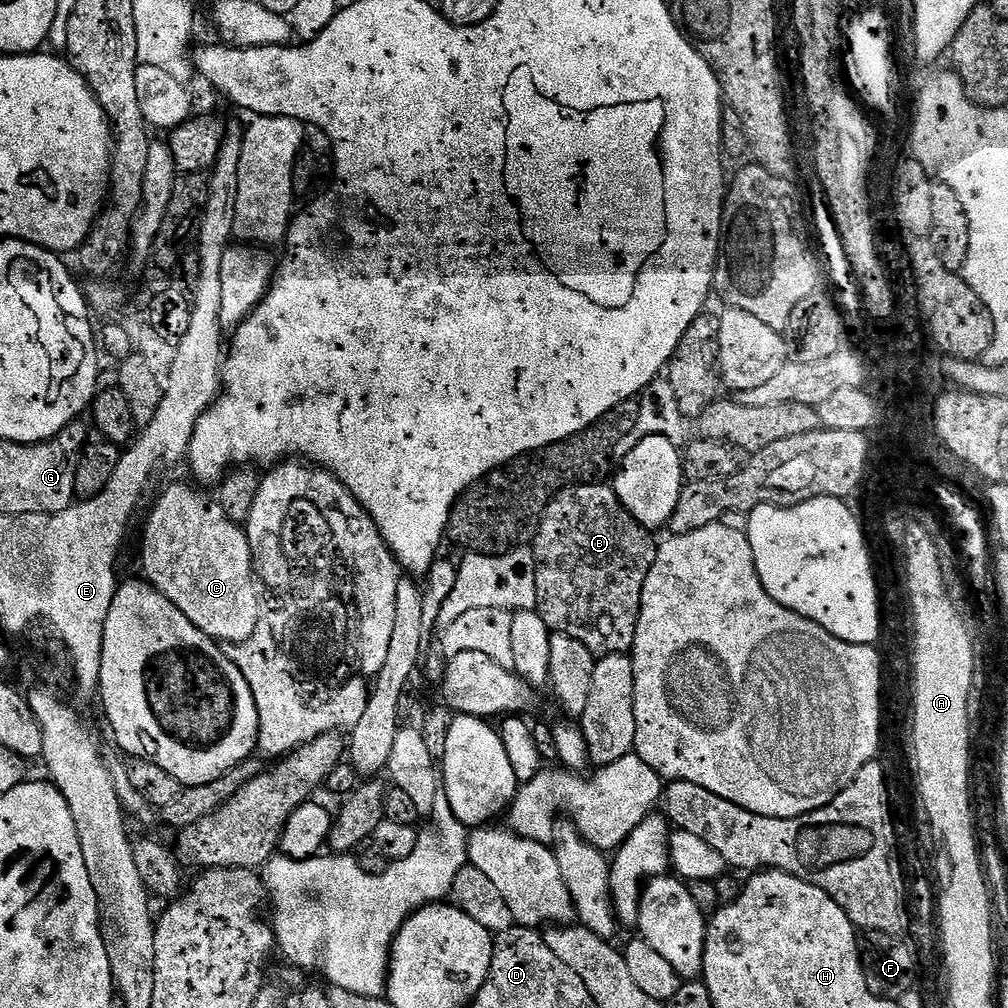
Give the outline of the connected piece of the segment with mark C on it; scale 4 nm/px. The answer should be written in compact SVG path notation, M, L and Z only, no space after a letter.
M172 484L157 498L152 520L144 524L142 576L178 610L190 610L190 622L202 634L228 646L243 644L258 624L259 610L248 532L226 516L216 498L208 500L206 493L199 492L204 490L196 488Z

